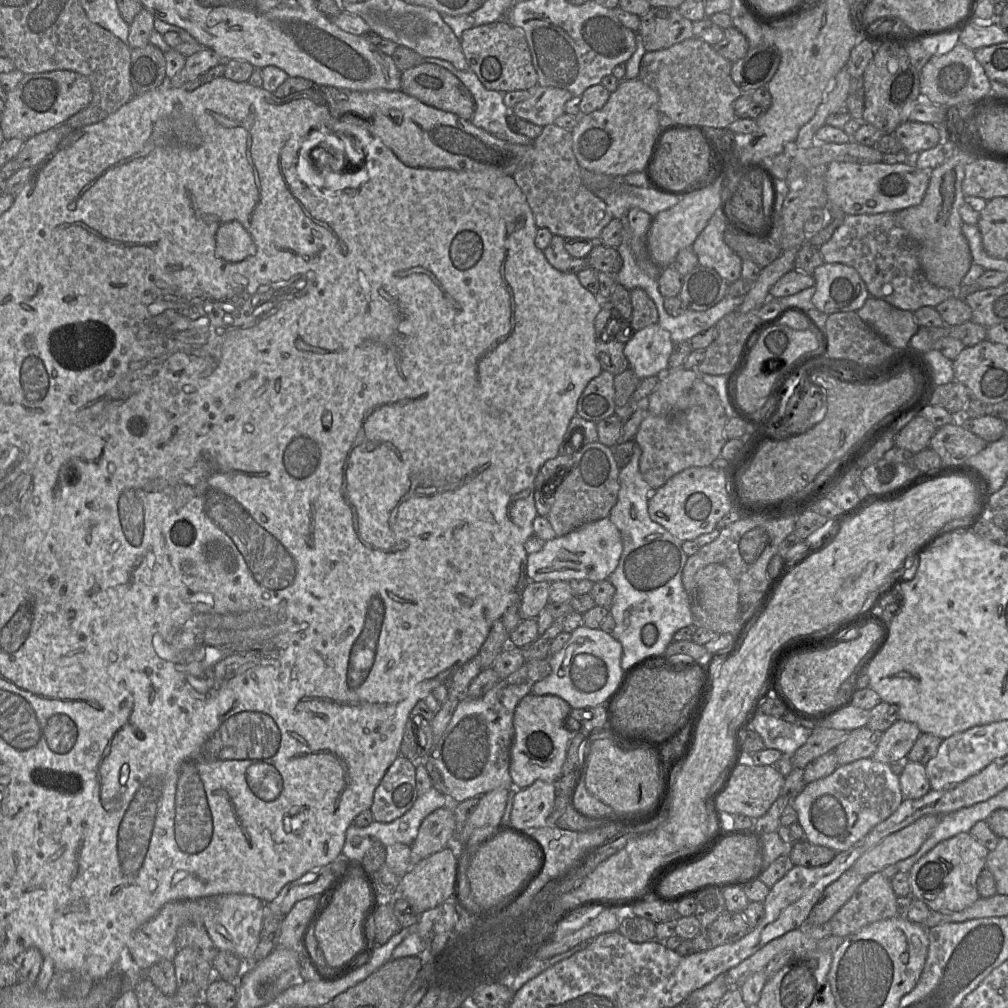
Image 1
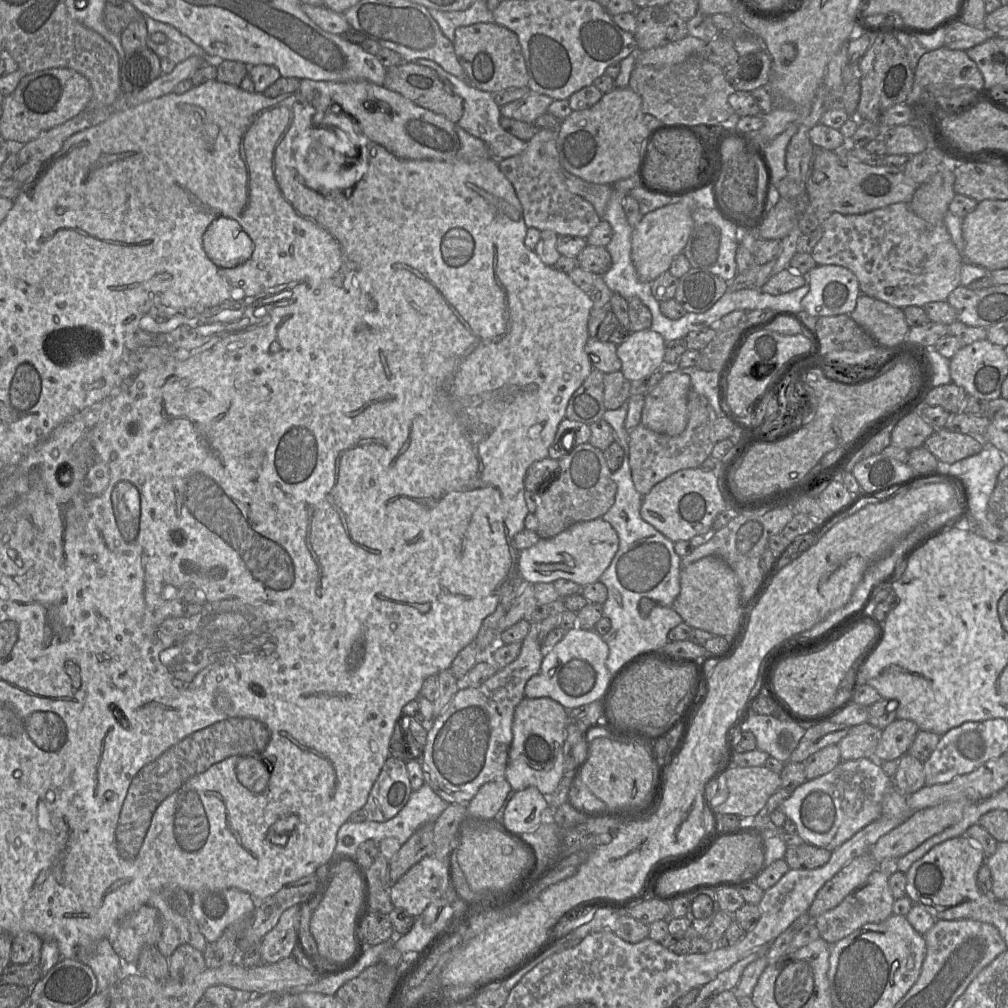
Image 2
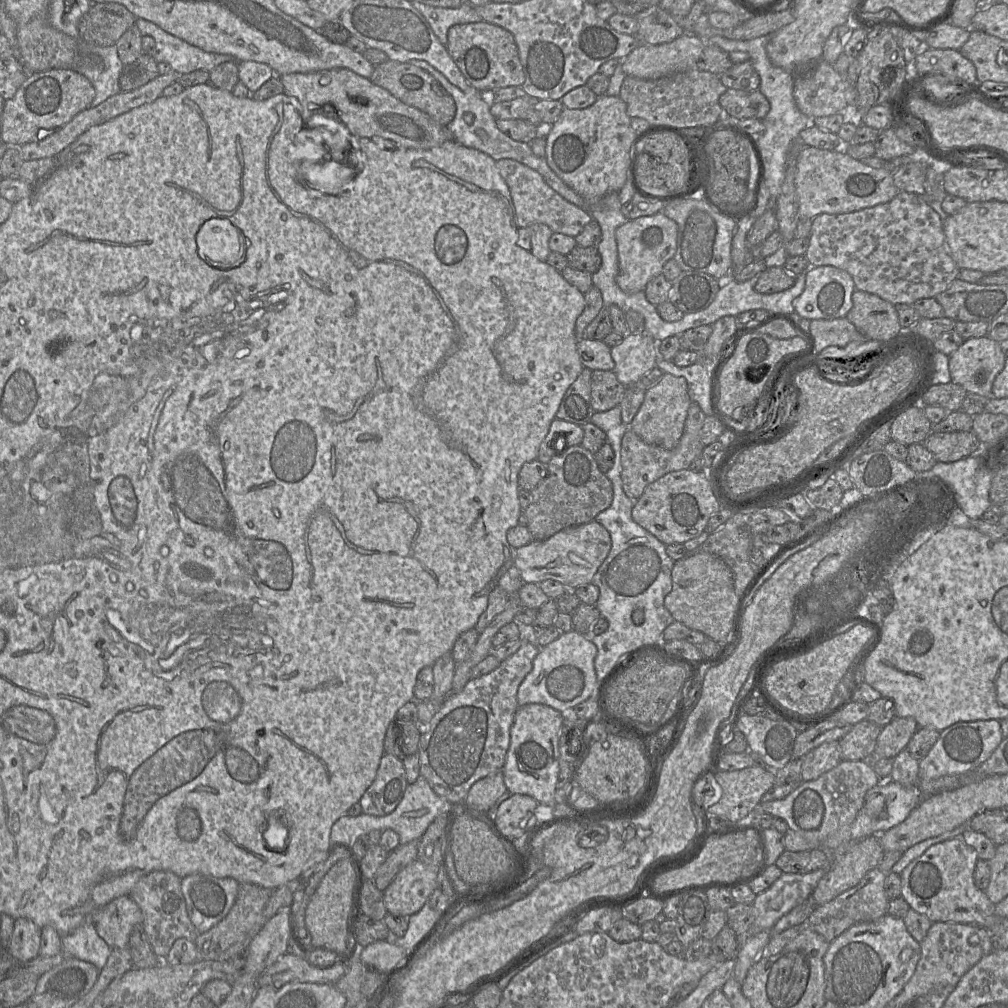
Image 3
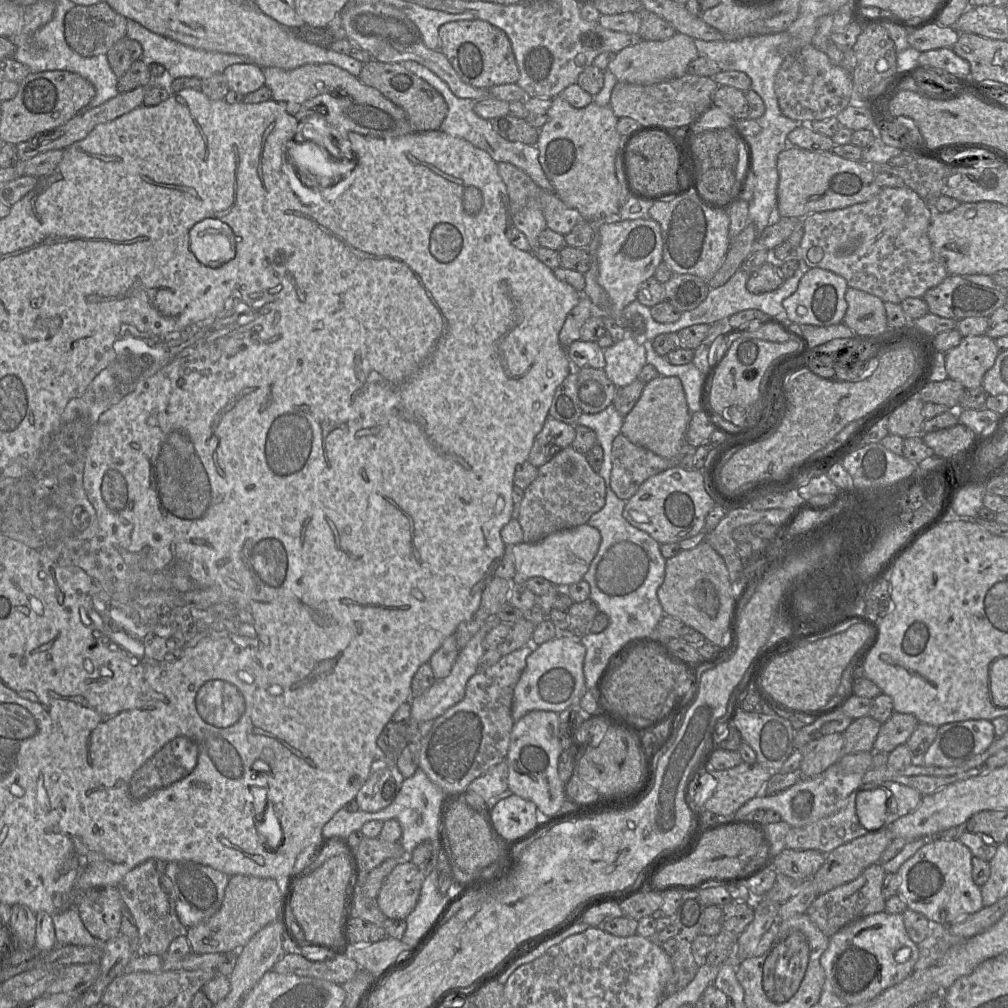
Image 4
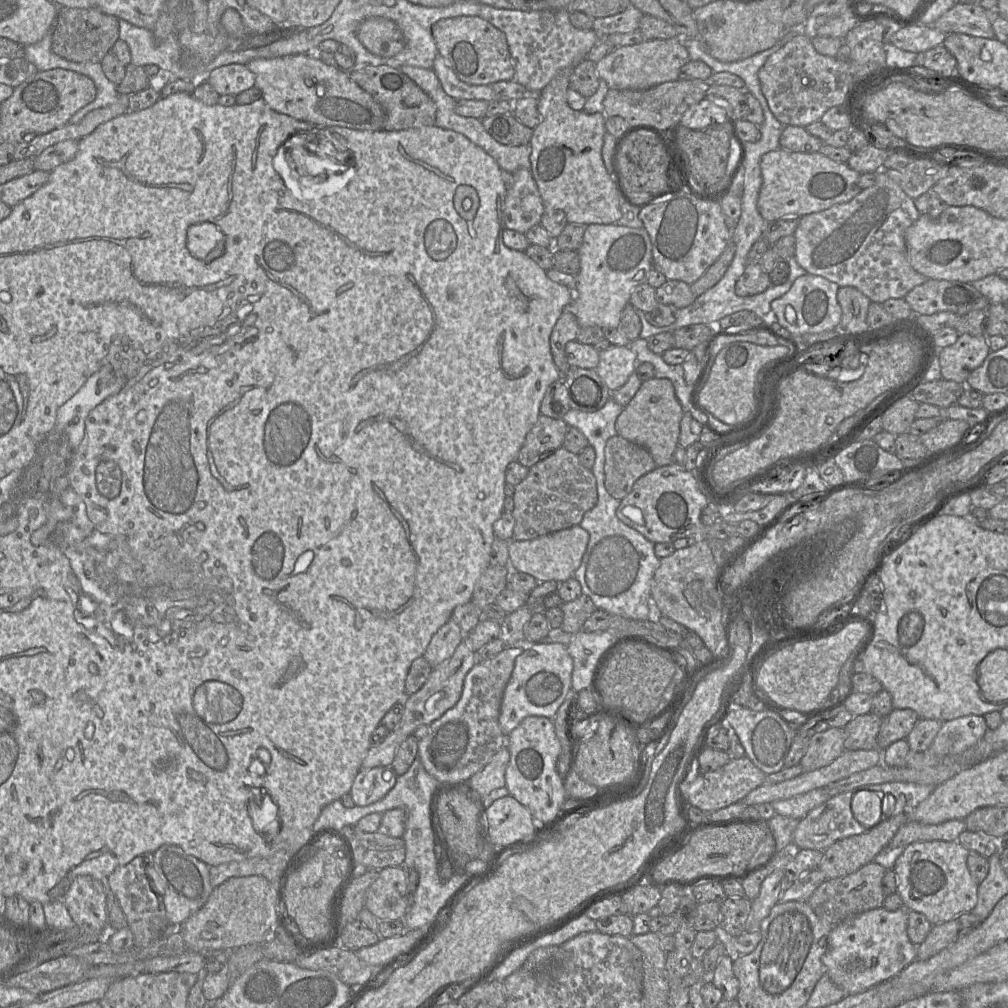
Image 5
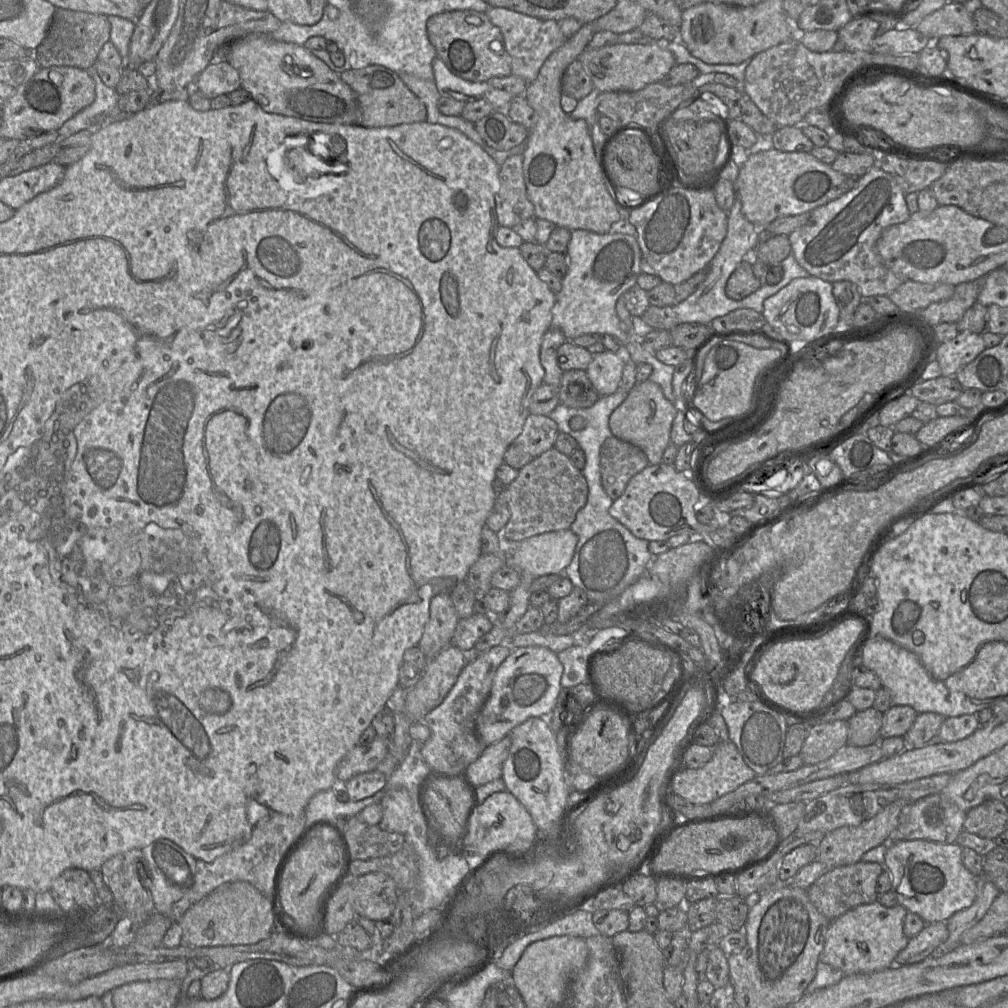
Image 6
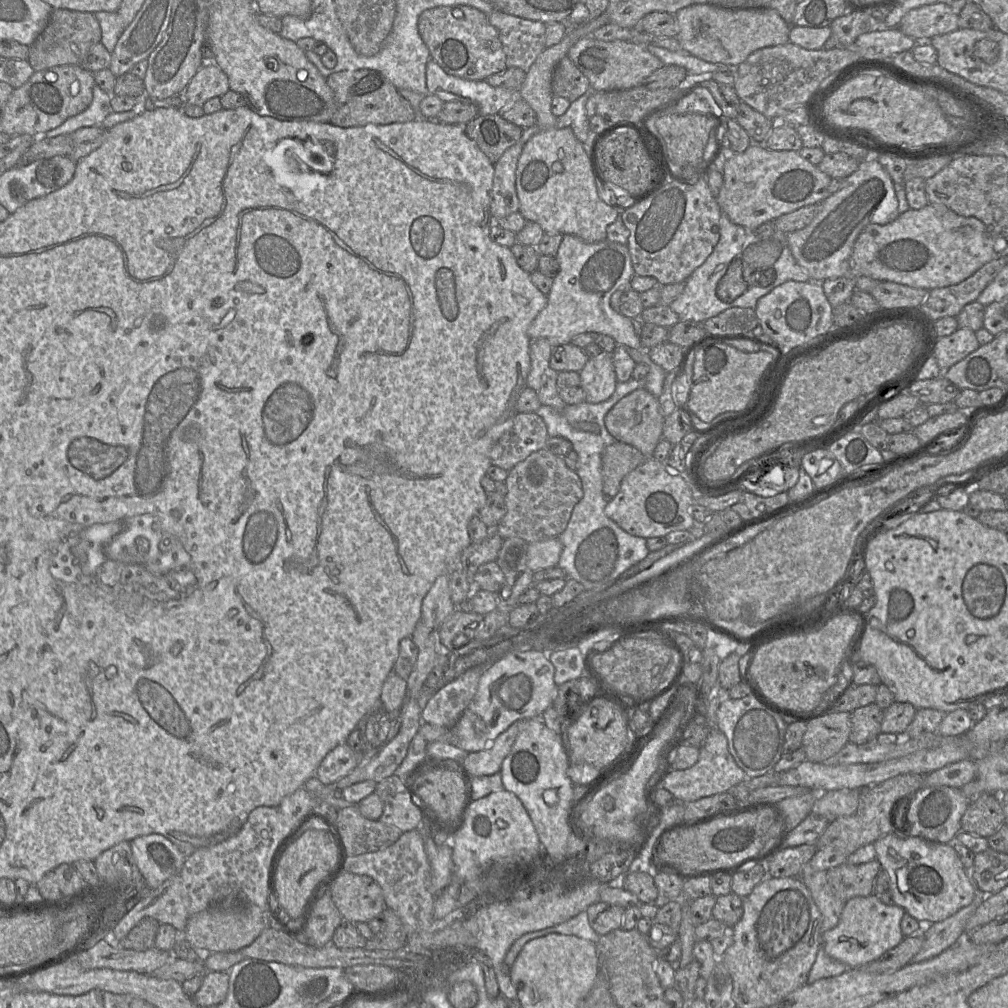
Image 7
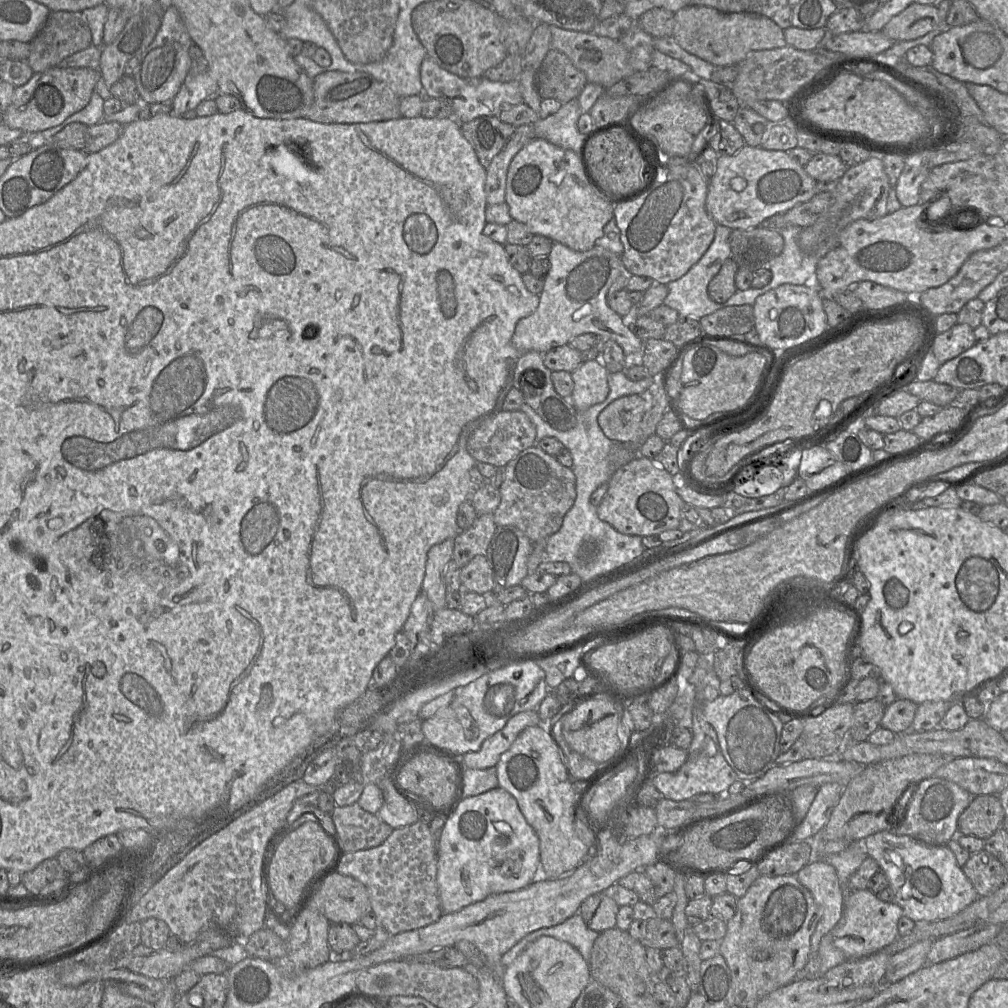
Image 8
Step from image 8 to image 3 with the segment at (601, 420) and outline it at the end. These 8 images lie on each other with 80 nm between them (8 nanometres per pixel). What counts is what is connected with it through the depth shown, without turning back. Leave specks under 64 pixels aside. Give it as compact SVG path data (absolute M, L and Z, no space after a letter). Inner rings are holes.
M663 374L657 383L645 391L643 403L631 421L629 430L648 444L672 449L682 436L690 404L686 379Z

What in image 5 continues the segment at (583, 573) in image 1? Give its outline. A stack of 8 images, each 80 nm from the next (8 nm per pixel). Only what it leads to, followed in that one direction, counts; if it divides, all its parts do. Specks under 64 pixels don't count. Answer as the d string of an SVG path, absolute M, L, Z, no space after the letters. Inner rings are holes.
M579 525L562 529L532 540L508 542L511 570L530 574L539 582L555 580L563 582L573 577L581 564L589 541L589 533Z

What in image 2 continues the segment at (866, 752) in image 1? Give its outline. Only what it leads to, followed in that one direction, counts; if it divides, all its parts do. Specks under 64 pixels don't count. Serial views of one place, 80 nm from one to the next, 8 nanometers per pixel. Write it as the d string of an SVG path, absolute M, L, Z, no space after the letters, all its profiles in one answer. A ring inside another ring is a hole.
M868 722L851 727L847 736L837 744L842 761L874 759L881 736L882 730Z

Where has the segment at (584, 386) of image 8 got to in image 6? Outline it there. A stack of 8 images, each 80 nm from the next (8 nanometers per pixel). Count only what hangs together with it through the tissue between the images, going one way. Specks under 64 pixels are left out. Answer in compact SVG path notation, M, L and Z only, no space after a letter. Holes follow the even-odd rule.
M609 350L592 355L593 359L585 370L587 377L600 396L615 393L621 381L625 355Z

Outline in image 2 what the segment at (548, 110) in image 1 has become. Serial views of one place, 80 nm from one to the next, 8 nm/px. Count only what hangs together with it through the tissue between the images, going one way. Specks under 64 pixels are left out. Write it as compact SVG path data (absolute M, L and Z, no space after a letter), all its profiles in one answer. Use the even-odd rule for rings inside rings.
M529 92L526 96L500 106L501 115L519 121L534 123L539 116L548 112L553 98L535 92Z

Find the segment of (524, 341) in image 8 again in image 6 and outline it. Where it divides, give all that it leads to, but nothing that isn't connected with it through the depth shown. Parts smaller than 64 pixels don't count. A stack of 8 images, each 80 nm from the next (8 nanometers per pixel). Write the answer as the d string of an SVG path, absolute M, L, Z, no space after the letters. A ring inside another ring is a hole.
M571 230L566 257L568 270L562 277L560 291L556 293L551 328L562 331L566 341L589 333L610 334L623 344L636 340L634 332L627 330L620 321L615 307L619 297L636 285L637 277L642 273L642 253L637 238L622 233Z

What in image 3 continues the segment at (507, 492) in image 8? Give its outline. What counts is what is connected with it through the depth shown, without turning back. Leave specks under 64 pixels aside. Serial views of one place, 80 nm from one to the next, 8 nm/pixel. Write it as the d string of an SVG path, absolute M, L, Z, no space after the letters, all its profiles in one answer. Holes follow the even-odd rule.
M579 444L547 462L546 476L530 493L531 502L524 510L526 527L533 540L543 541L565 528L594 520L611 505L613 486L605 473L599 470L594 454Z

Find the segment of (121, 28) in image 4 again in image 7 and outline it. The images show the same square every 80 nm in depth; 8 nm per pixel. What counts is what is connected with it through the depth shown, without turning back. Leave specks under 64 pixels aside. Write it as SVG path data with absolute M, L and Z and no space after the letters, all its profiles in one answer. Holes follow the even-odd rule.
M53 9L49 20L30 46L28 62L35 71L60 65L82 65L90 49L101 42L101 28L92 12Z

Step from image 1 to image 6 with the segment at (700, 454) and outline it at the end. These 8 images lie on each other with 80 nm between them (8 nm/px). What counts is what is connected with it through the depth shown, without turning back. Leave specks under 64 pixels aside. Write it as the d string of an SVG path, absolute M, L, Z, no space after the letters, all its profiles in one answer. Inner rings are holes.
M616 437L607 438L600 448L601 483L614 501L624 492L629 480L649 464L637 446Z

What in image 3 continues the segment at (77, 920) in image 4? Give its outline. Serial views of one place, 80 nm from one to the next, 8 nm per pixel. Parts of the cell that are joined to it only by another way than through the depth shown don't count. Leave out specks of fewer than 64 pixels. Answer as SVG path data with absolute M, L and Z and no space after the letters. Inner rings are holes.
M85 922L61 939L66 956L94 964L100 971L106 964L112 948L98 935L91 922Z

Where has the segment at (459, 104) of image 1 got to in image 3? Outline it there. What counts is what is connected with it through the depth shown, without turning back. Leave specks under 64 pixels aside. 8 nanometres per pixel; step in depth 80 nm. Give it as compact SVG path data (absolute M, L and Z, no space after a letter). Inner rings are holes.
M388 59L374 67L369 79L375 85L389 91L401 102L417 108L442 126L447 126L455 117L456 103L453 97L431 74L408 62L403 63Z

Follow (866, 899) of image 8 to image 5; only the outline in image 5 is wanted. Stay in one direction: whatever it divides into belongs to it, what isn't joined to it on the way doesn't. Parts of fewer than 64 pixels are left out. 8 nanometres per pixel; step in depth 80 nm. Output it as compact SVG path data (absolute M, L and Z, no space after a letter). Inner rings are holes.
M884 907L852 916L835 925L829 933L822 964L831 981L847 995L855 995L896 977L917 959L917 946L907 935L906 909L889 911Z

